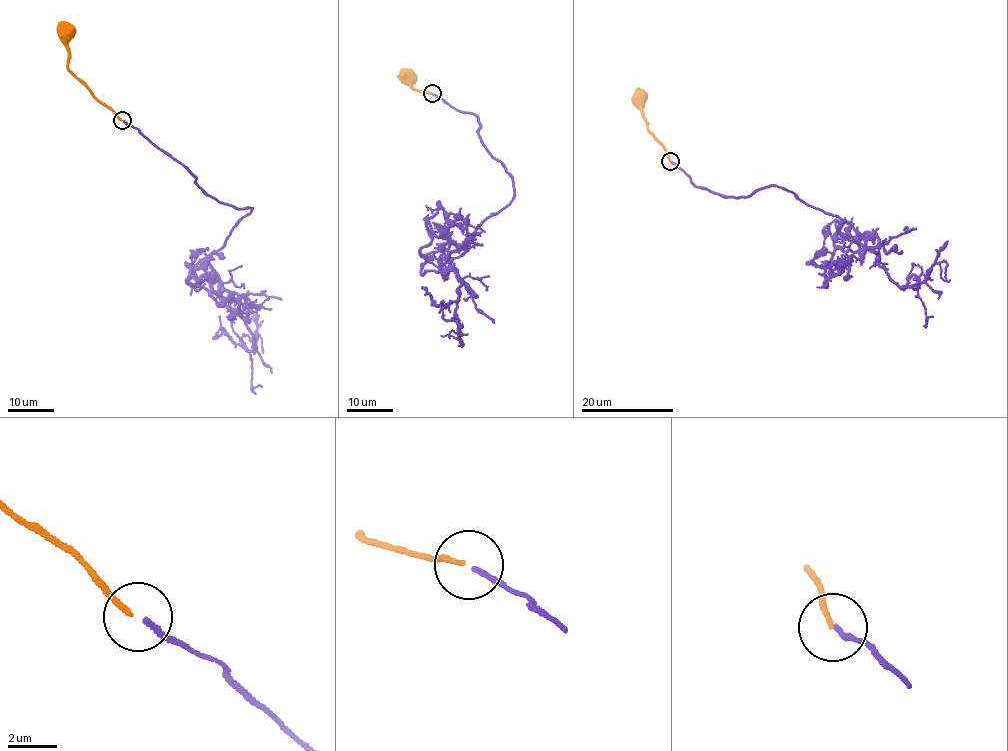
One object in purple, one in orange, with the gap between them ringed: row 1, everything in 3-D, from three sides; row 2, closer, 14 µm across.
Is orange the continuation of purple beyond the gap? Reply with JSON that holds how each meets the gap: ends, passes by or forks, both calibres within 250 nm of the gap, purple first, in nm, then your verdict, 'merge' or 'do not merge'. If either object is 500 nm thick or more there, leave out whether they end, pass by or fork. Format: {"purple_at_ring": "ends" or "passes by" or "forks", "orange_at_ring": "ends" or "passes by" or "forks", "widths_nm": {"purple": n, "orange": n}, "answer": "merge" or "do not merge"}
{"purple_at_ring": "ends", "orange_at_ring": "ends", "widths_nm": {"purple": 220, "orange": 200}, "answer": "do not merge"}

